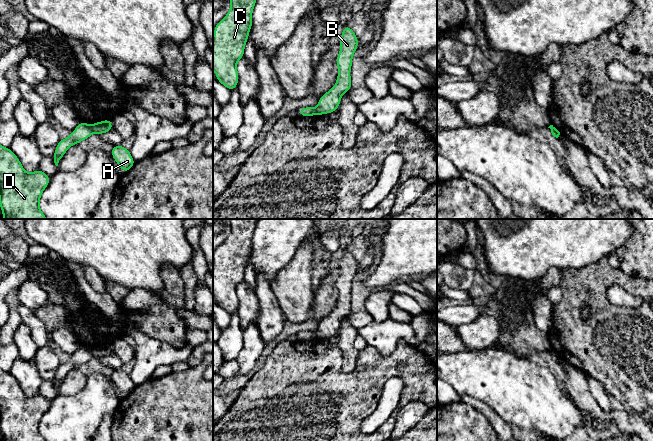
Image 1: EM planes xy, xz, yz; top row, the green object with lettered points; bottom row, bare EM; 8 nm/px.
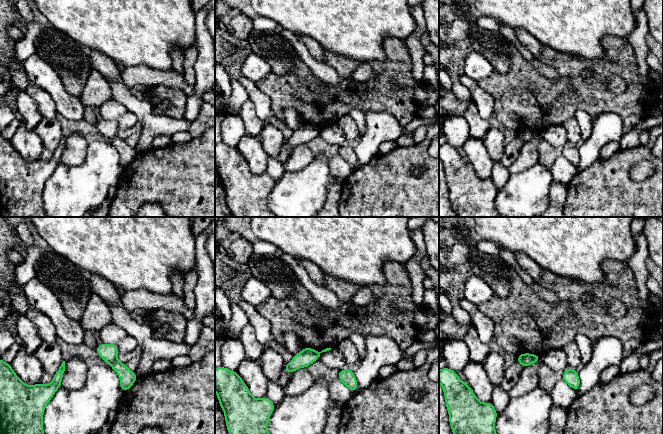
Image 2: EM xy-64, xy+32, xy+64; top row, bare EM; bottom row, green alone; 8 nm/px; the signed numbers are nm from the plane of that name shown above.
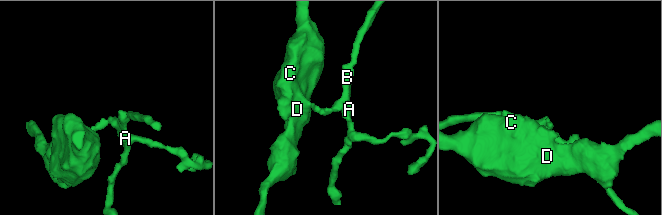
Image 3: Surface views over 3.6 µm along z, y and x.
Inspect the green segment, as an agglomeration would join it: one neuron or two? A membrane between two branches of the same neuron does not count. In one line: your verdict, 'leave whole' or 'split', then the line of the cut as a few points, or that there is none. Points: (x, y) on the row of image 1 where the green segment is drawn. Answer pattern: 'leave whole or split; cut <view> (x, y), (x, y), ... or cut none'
split; cut xy (90, 126), (94, 132)

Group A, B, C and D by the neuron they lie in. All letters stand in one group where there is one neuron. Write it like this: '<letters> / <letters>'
A B / C D

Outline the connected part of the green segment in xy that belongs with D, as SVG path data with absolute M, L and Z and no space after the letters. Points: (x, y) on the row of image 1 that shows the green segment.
M0 145L0 207L3 219L47 219L39 201L50 179L41 169L27 173L11 149Z

